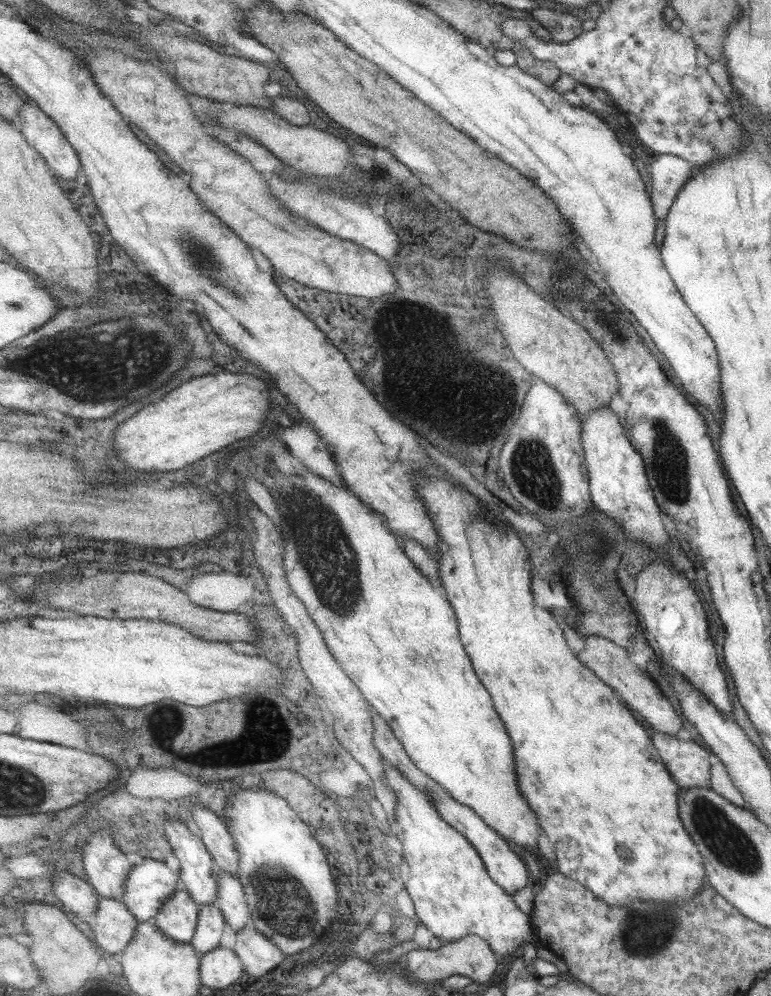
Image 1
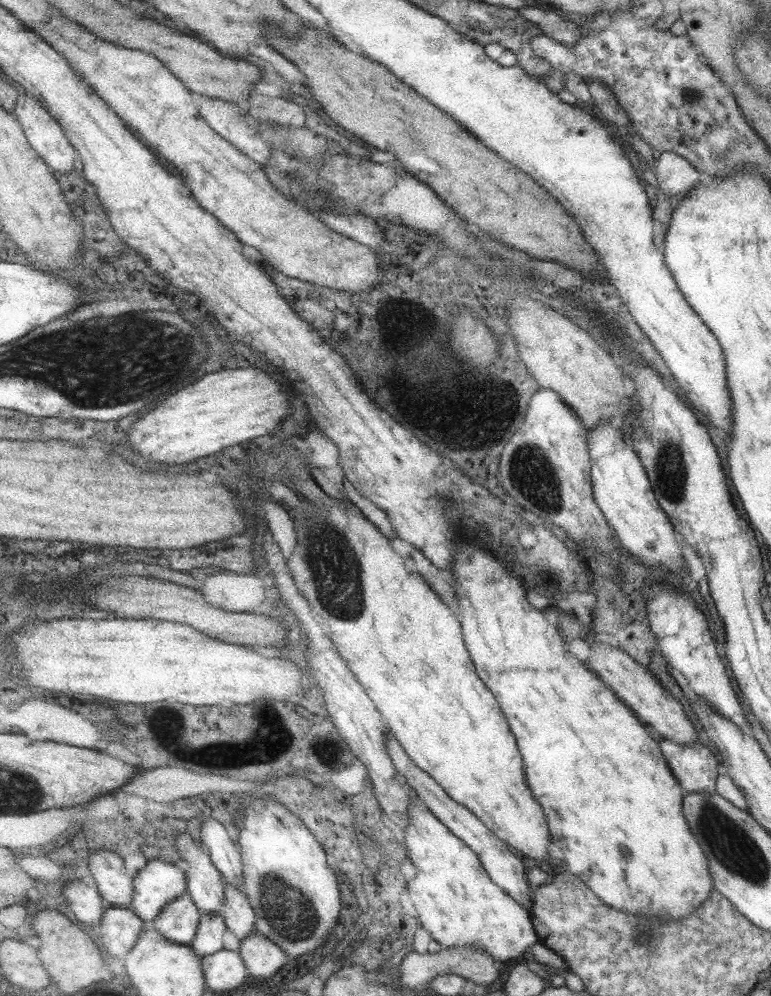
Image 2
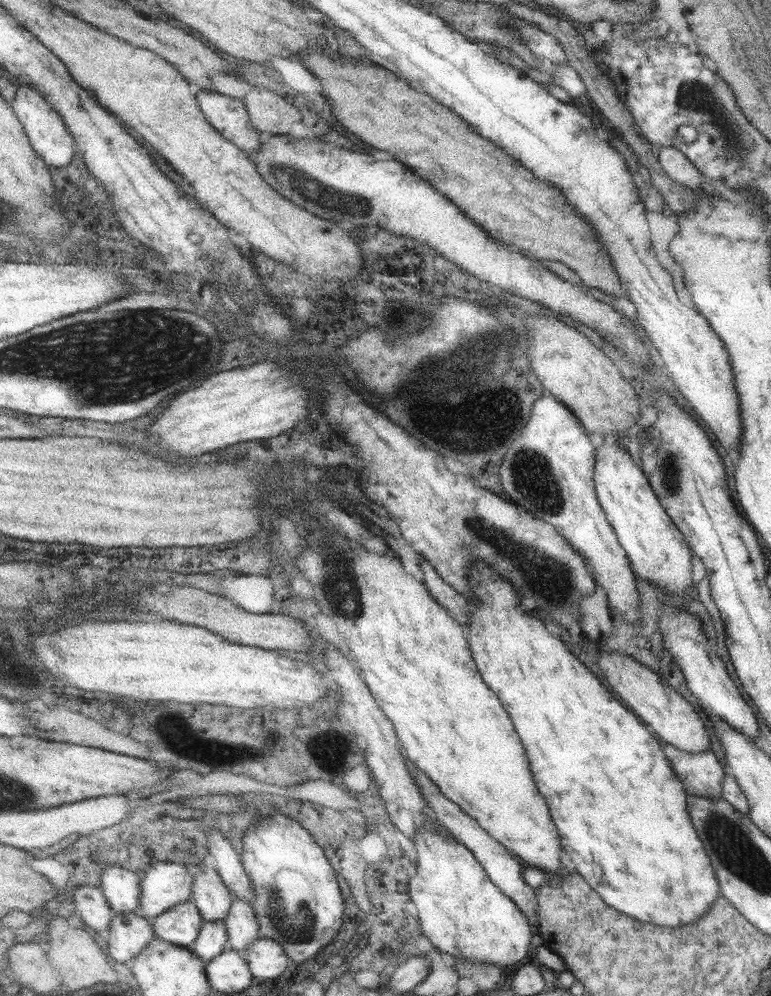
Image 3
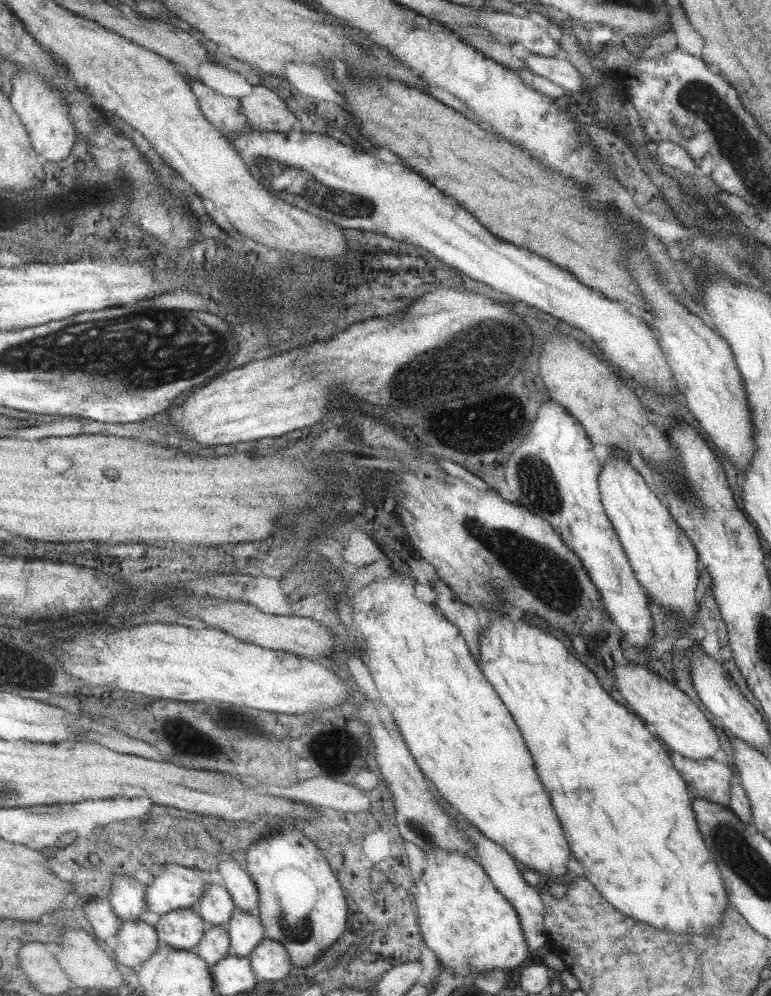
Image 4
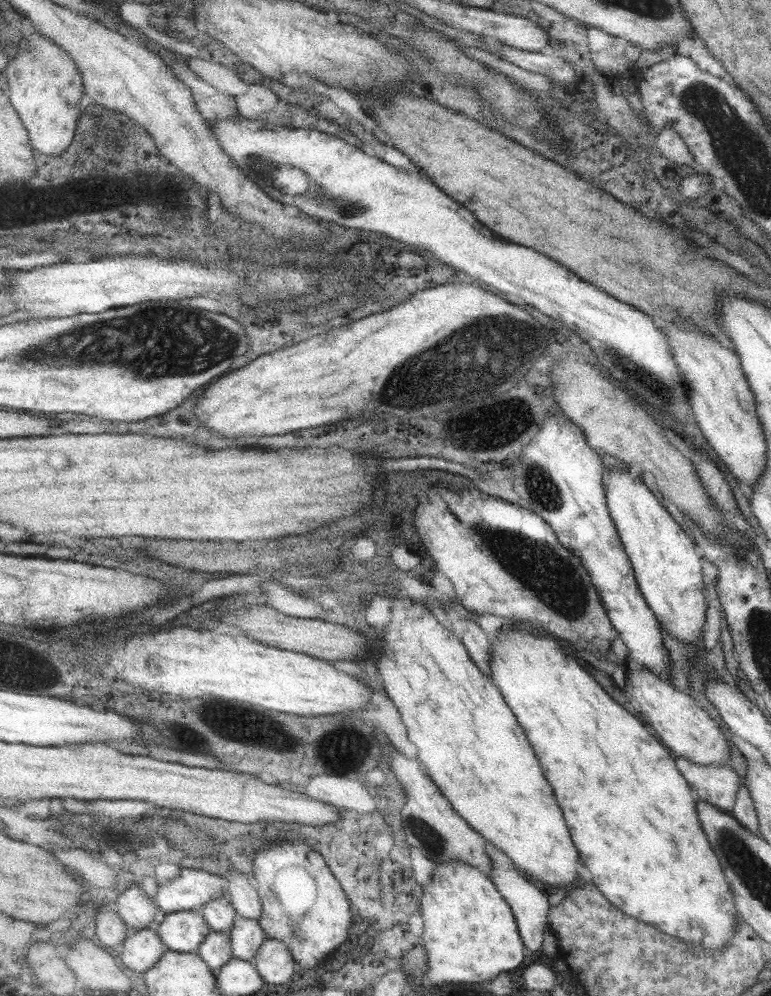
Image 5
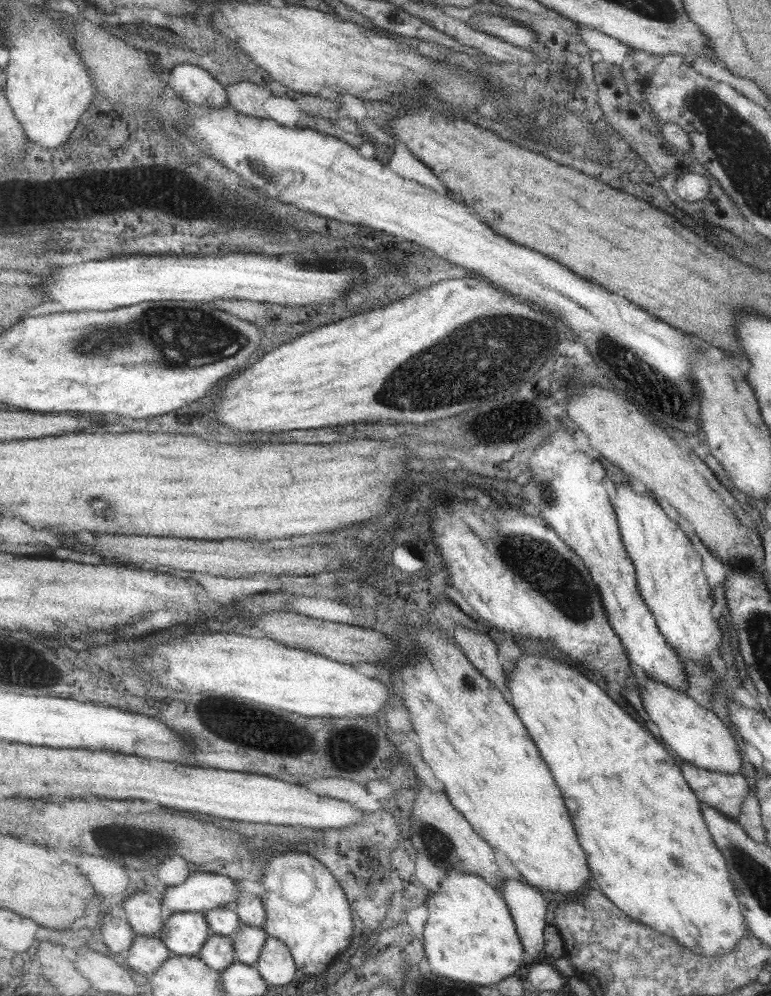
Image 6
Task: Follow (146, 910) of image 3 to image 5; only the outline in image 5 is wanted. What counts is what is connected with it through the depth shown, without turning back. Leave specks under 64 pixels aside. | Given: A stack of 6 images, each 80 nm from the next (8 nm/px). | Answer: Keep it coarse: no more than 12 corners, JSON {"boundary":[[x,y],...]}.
{"boundary":[[183,868],[158,884],[165,913],[198,910],[228,892],[221,875]]}

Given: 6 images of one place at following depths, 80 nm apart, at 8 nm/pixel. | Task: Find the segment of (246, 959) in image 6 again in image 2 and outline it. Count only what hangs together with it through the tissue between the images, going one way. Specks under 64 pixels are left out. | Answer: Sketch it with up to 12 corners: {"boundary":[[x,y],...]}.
{"boundary":[[226,885],[220,914],[240,941],[258,932],[255,909],[241,886]]}

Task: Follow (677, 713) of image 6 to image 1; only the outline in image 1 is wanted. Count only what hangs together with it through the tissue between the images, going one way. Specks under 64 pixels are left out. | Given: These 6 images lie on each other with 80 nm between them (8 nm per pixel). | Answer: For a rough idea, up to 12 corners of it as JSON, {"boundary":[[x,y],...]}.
{"boundary":[[593,634],[575,656],[656,732],[679,714],[629,652]]}

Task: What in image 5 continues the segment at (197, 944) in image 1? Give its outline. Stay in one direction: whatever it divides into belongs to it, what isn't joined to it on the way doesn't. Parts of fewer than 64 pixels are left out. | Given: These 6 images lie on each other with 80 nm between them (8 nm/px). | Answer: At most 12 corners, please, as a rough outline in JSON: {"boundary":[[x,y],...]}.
{"boundary":[[211,931],[198,948],[215,974],[234,959],[229,932]]}

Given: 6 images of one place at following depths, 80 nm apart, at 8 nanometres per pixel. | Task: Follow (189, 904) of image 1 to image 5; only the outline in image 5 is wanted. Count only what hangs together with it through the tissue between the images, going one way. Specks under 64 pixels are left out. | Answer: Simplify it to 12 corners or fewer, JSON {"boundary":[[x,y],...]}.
{"boundary":[[201,911],[167,913],[156,926],[175,952],[197,952],[212,928]]}

